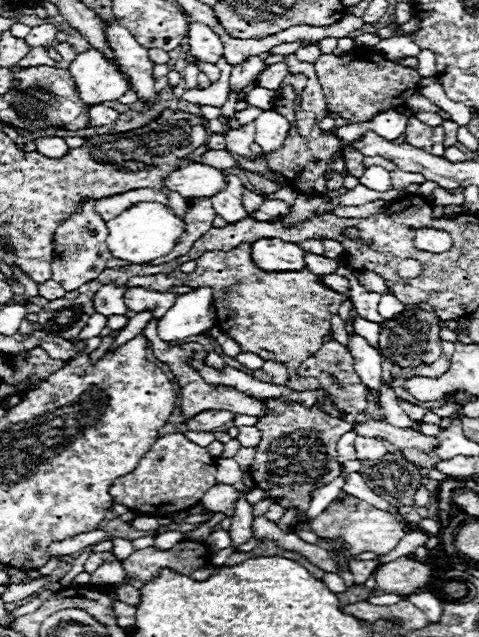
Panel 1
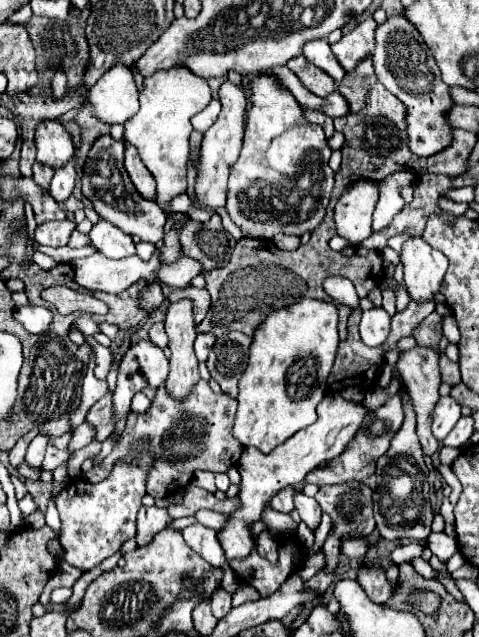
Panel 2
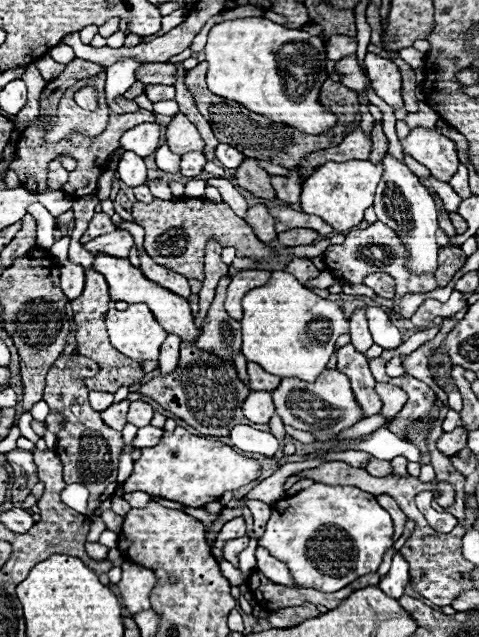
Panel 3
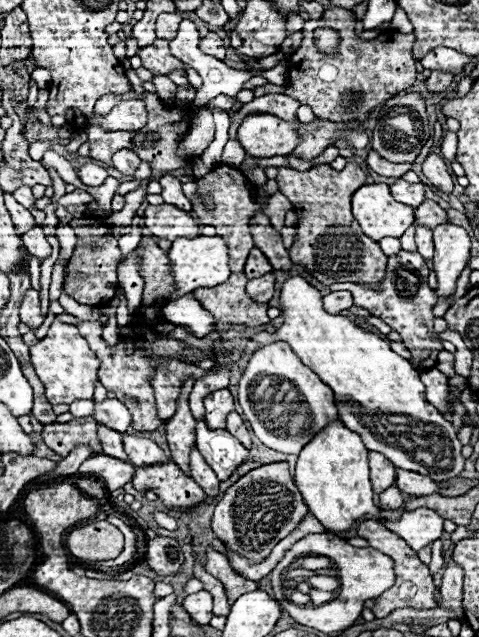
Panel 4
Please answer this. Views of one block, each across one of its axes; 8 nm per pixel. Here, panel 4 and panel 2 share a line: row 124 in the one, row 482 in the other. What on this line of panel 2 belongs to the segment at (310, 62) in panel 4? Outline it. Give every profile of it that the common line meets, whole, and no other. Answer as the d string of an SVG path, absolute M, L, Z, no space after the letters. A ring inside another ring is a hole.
M344 482L344 484L334 484L334 486L320 486L318 494L314 496L322 508L322 512L332 516L332 532L328 534L326 542L324 542L324 556L326 556L326 566L322 572L332 572L338 568L338 554L340 554L340 544L346 536L350 536L350 532L354 530L354 536L370 536L370 532L376 528L374 516L372 516L372 490L362 484L362 482Z

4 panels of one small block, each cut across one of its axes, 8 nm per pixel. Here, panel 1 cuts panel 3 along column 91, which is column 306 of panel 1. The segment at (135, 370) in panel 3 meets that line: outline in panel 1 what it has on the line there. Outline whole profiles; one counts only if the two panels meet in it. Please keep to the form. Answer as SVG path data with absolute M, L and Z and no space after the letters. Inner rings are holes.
M242 242L230 252L206 252L198 260L194 272L134 276L128 286L144 286L166 292L168 286L197 288L210 286L214 290L218 326L240 344L244 352L254 352L264 360L280 360L288 368L288 388L308 390L316 388L314 378L298 378L298 366L318 352L322 338L328 336L330 320L338 314L338 306L346 298L340 292L324 288L318 276L308 270L300 272L264 272L250 256L250 244Z

